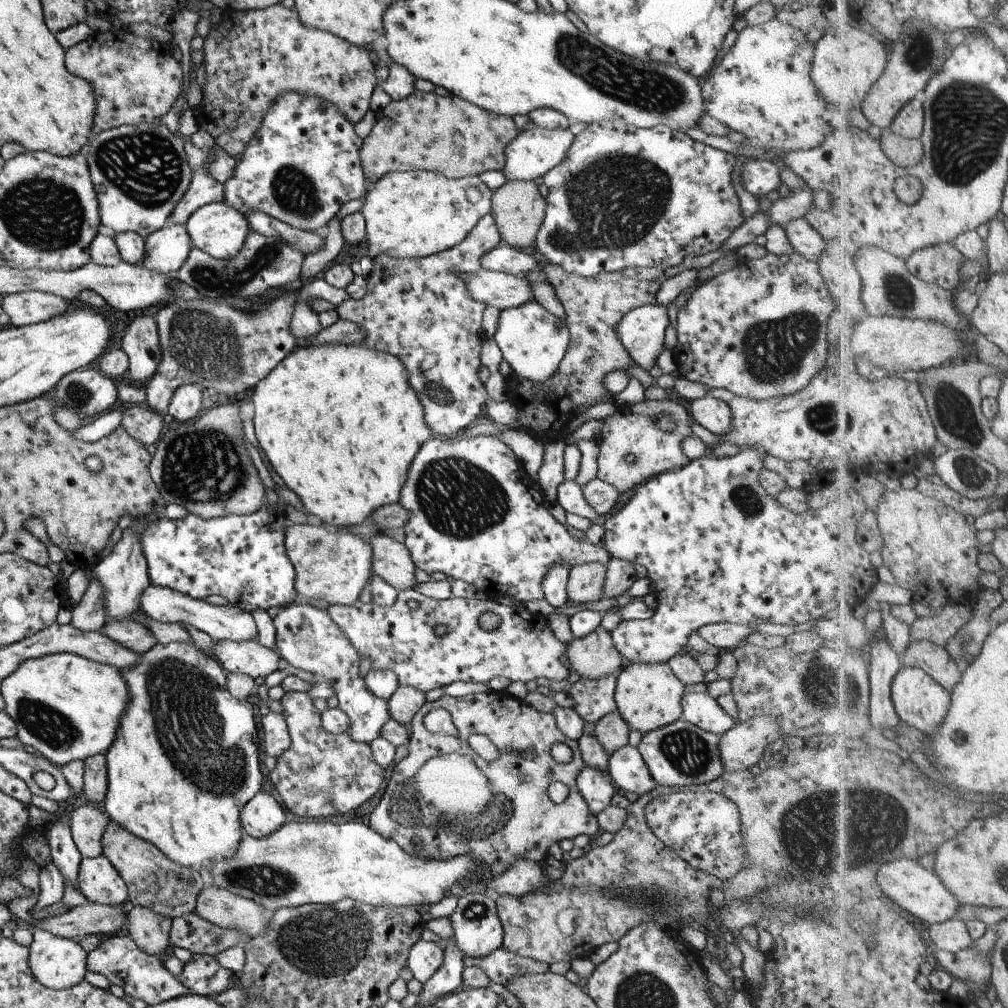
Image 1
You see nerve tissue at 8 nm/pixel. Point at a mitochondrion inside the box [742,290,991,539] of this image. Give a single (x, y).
(957, 417)

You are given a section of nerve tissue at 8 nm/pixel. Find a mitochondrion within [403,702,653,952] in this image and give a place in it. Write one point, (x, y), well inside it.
(488, 810)

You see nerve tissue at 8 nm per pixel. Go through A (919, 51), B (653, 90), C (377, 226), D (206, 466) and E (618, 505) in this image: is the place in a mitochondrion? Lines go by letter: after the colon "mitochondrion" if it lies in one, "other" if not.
A: mitochondrion
B: mitochondrion
C: other
D: mitochondrion
E: other

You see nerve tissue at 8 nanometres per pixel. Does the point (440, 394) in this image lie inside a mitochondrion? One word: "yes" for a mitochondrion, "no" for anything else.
yes

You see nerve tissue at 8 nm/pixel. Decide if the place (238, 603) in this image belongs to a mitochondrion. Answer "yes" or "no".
no

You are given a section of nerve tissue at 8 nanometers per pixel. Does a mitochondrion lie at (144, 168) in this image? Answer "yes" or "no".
yes

